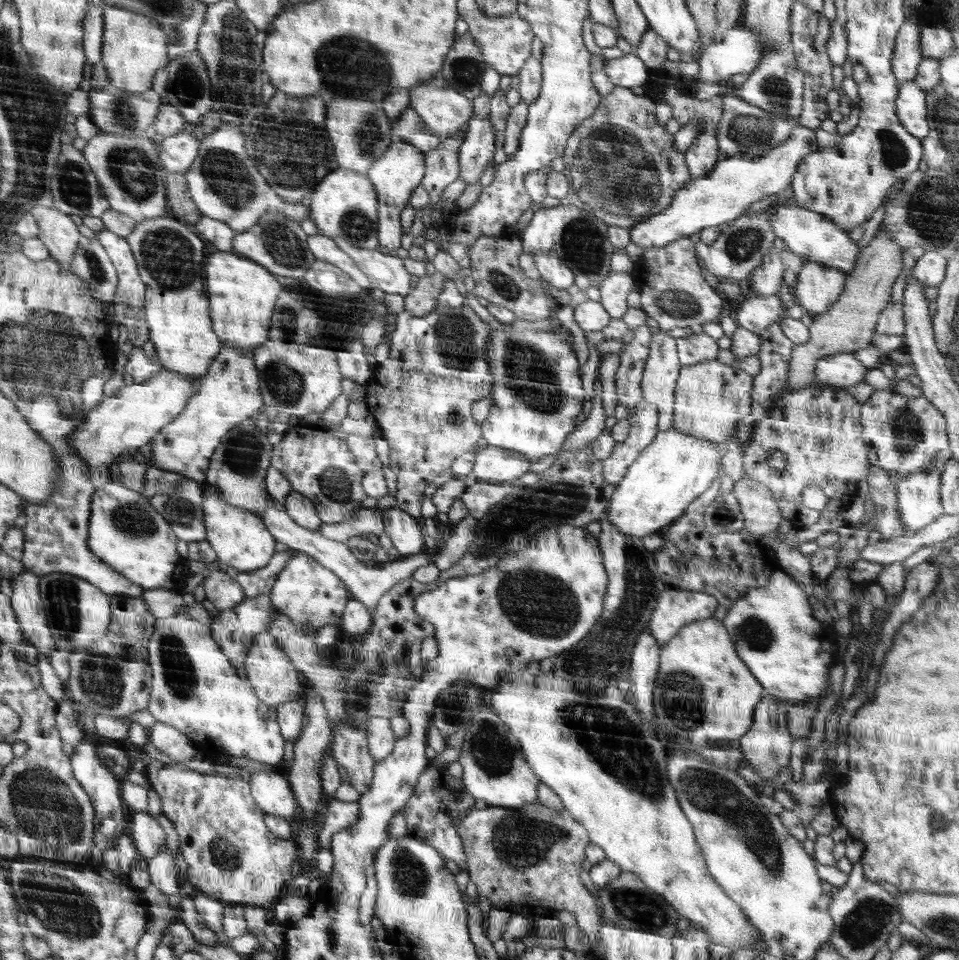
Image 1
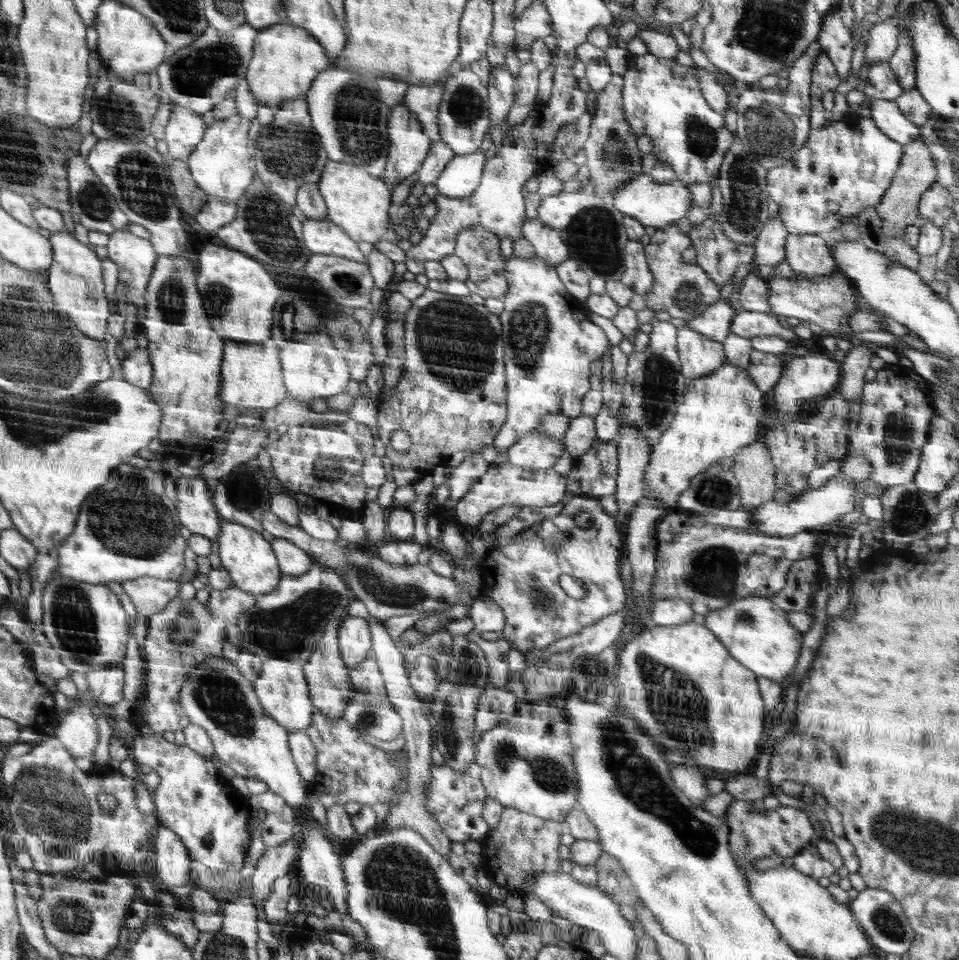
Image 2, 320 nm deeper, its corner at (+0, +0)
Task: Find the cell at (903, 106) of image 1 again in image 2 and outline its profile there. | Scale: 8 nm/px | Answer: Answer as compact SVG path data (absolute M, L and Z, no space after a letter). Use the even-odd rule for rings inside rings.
M894 100L874 101L869 106L874 124L898 145L912 144L921 137L921 127L904 118Z

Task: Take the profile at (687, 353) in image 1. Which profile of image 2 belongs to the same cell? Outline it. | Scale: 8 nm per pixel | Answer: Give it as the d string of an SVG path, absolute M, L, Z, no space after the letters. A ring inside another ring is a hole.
M722 299L710 305L700 317L687 321L686 325L712 340L724 343L731 333L729 328L734 315L731 300Z

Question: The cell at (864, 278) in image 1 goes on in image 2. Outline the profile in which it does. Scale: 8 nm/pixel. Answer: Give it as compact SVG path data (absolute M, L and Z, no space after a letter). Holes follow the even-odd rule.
M921 137L916 138L912 144L904 145L902 153L904 154L902 154L899 167L894 173L894 178L876 206L883 222L883 235L886 238L902 235L907 226L917 224L922 194L935 183L937 177L935 162Z

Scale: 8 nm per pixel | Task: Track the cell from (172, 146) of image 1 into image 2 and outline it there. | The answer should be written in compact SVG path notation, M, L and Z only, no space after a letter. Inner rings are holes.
M173 105L172 114L164 129L168 159L186 160L202 142L206 124L202 115L186 107Z

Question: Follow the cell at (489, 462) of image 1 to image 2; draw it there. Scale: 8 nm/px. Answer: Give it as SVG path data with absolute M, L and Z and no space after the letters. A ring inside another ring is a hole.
M533 431L504 451L508 454L508 463L543 471L553 468L558 457L564 454L565 446L563 440L557 441L546 433Z

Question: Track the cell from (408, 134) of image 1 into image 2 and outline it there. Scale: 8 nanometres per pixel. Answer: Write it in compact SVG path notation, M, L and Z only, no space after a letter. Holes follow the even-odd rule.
M442 82L432 85L410 85L405 94L403 104L406 105L418 118L425 134L434 142L439 136L439 108L443 95Z

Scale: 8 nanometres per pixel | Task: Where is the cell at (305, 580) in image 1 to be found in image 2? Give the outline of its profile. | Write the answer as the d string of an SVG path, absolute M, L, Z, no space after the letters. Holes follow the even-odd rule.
M276 537L273 541L277 563L282 575L300 576L314 566L315 560L289 540Z

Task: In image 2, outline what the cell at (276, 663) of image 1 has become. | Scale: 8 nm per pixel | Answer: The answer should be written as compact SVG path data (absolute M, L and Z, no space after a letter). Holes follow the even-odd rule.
M273 658L263 661L260 676L253 681L256 696L260 699L262 708L272 718L277 719L289 732L304 730L313 722L314 708L312 708L311 692L309 684L304 680L305 670L300 663L294 664L294 660Z

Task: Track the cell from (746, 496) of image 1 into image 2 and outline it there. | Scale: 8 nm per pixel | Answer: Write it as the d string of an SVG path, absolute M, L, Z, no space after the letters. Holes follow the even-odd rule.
M760 438L737 450L731 469L738 482L742 510L756 510L776 496L775 466Z

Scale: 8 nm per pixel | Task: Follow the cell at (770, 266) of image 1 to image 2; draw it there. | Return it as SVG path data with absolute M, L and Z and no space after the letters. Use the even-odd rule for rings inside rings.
M779 215L769 217L753 244L755 248L754 265L776 266L780 264L785 259L785 240L788 235L789 232Z

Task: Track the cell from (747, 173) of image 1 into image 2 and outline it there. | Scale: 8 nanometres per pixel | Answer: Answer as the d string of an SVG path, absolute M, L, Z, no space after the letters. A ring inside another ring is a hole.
M647 173L635 174L625 185L618 187L612 197L613 205L623 215L633 216L645 227L653 226L655 229L664 228L686 217L689 204L693 203L690 191L682 181L675 180L670 184L662 184Z

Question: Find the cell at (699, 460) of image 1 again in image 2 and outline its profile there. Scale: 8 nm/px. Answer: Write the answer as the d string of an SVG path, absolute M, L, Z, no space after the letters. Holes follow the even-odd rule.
M726 360L718 370L713 370L713 373L705 377L687 380L685 385L687 391L682 404L676 409L670 426L662 433L658 444L653 445L651 460L645 471L645 497L660 501L664 508L662 518L669 512L680 510L681 496L690 488L692 478L707 471L714 463L718 464L722 458L734 456L737 450L754 443L763 430L760 424L764 416L762 392L754 385L747 370Z

